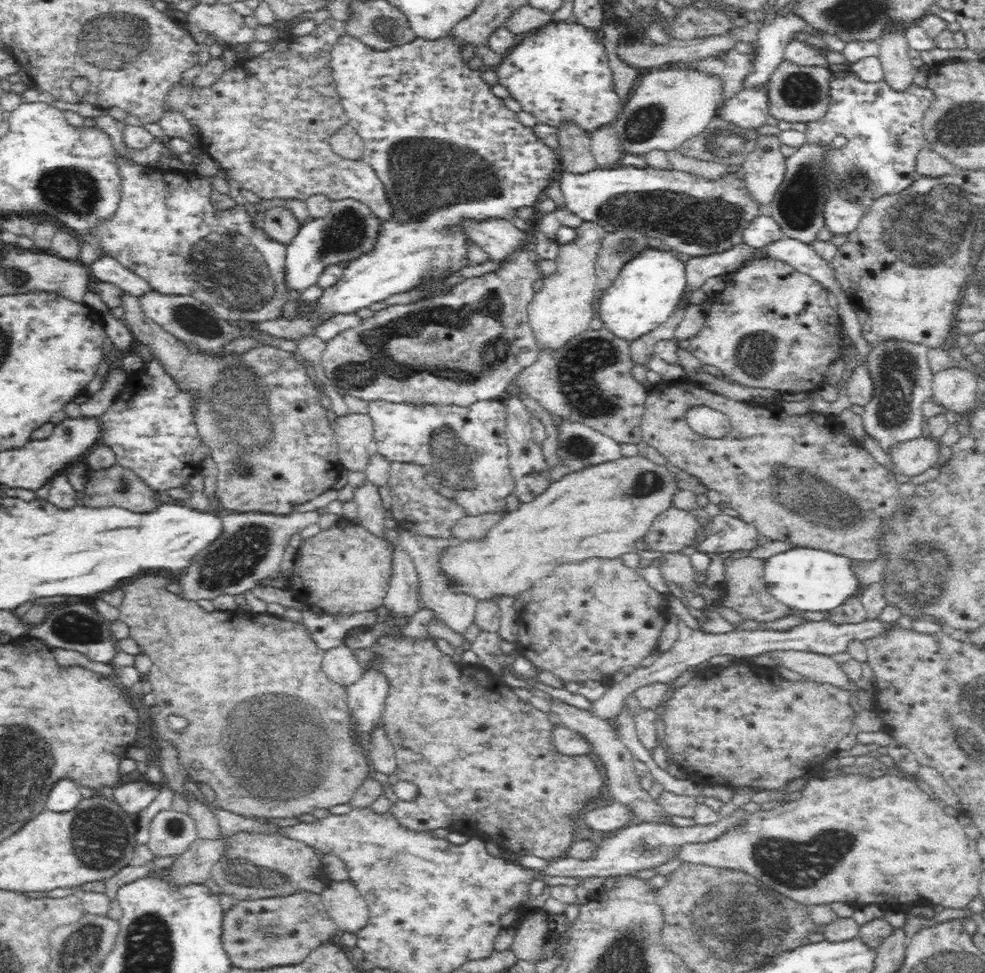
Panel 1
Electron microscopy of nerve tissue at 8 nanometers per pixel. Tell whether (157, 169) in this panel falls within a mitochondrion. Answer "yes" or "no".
no

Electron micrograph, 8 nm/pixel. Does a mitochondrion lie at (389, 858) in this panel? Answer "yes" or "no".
yes

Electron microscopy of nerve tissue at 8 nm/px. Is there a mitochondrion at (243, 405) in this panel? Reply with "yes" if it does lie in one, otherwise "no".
yes

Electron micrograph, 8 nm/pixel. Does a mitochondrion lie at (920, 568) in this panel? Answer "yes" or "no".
yes

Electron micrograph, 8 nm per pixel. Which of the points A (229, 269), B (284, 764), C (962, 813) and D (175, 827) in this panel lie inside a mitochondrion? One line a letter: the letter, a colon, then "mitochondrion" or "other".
A: mitochondrion
B: mitochondrion
C: other
D: mitochondrion

